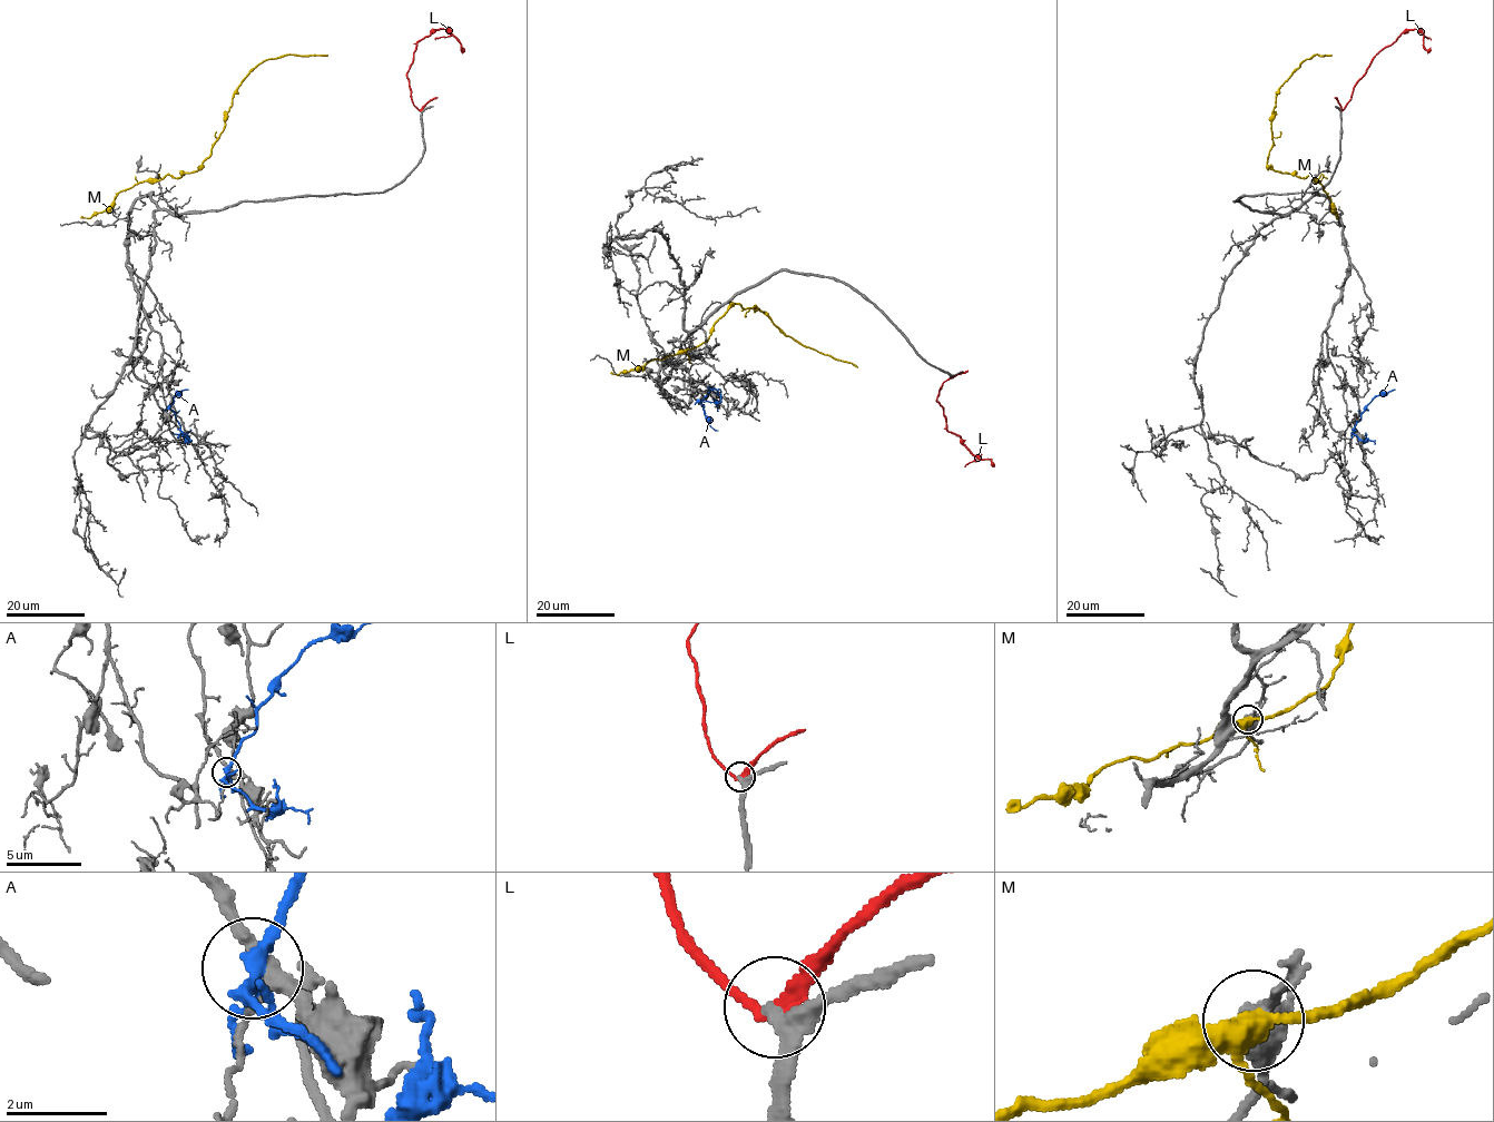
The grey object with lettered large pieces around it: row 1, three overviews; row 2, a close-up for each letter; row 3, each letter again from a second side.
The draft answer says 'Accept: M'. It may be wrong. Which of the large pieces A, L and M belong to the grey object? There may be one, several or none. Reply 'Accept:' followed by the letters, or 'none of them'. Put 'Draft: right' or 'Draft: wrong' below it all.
Accept: M
Draft: right

